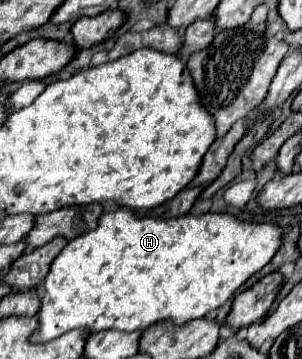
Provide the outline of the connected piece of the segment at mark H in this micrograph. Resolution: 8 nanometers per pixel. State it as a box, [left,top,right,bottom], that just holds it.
[30,209,282,343]

